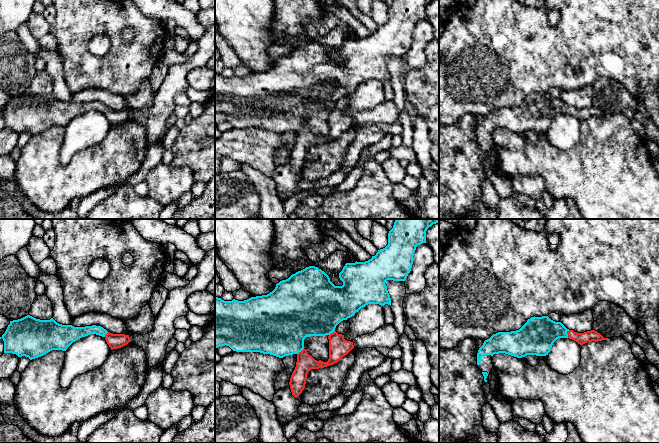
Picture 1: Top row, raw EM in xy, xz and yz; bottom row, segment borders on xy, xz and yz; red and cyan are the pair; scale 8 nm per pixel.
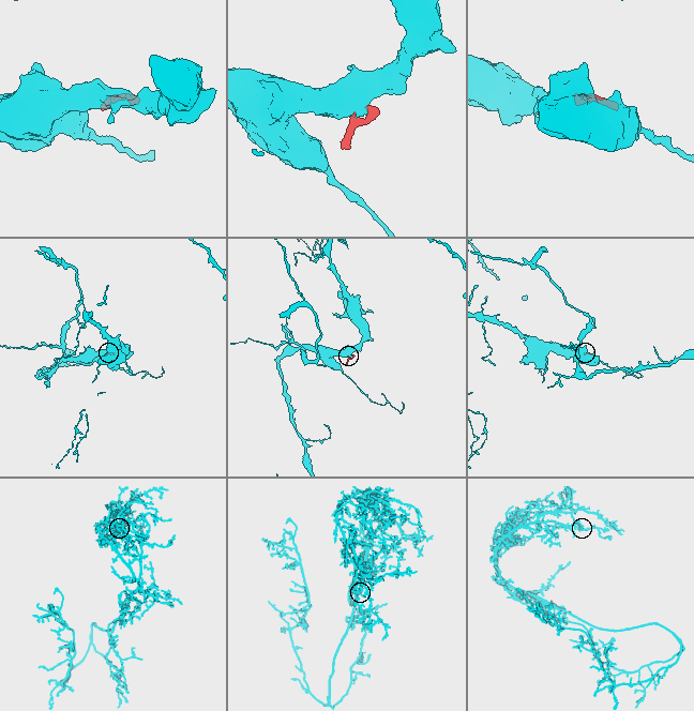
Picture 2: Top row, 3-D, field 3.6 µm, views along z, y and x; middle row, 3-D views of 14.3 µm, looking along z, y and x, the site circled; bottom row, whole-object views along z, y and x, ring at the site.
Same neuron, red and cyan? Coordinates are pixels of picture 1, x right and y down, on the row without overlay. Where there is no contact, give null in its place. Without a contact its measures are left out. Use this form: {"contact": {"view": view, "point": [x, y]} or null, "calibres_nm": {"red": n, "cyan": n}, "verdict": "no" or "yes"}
{"contact": {"view": "yz", "point": [567, 109]}, "calibres_nm": {"red": 100, "cyan": 280}, "verdict": "yes"}

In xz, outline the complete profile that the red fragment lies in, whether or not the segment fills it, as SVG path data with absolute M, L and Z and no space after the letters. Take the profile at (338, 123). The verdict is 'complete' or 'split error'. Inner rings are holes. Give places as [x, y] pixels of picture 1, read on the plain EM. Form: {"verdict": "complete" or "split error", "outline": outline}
{"verdict": "split error", "outline": "M394 0L388 9L388 21L378 26L375 32L365 38L346 39L339 54L342 62L335 62L329 52L315 42L292 50L288 55L276 60L275 65L267 71L251 73L244 77L233 75L224 77L215 73L215 125L220 122L229 122L236 128L260 128L270 130L279 134L297 131L296 143L290 154L290 165L292 171L297 174L305 164L307 150L311 145L324 144L337 139L347 131L353 124L353 118L344 115L344 111L335 107L336 102L343 96L355 91L361 84L368 80L379 80L391 82L391 74L387 66L386 57L405 57L411 47L413 31L416 23L426 19L426 7L433 0ZM309 112L328 112L329 135L327 138L315 136L304 124L304 115Z"}

